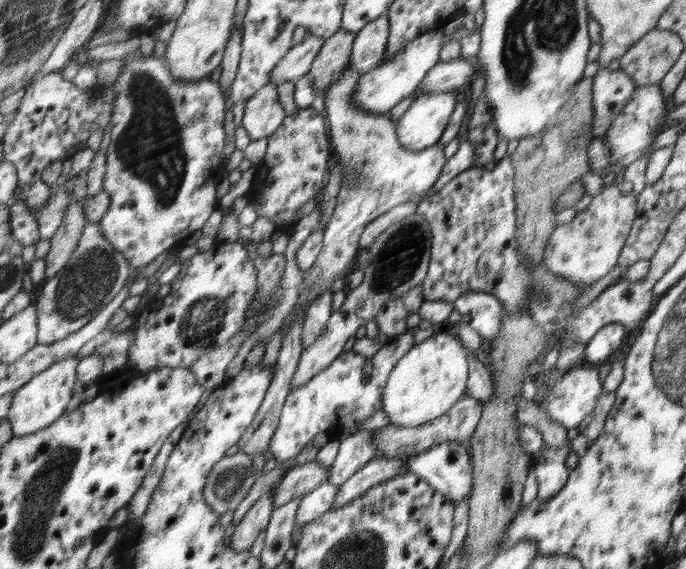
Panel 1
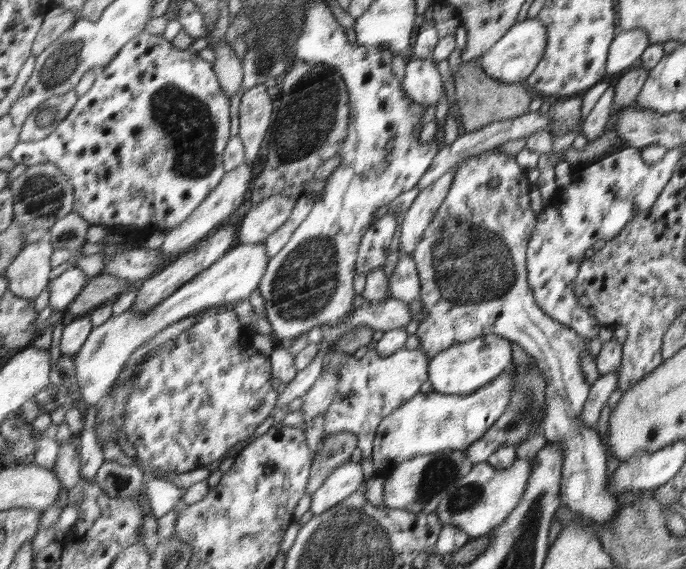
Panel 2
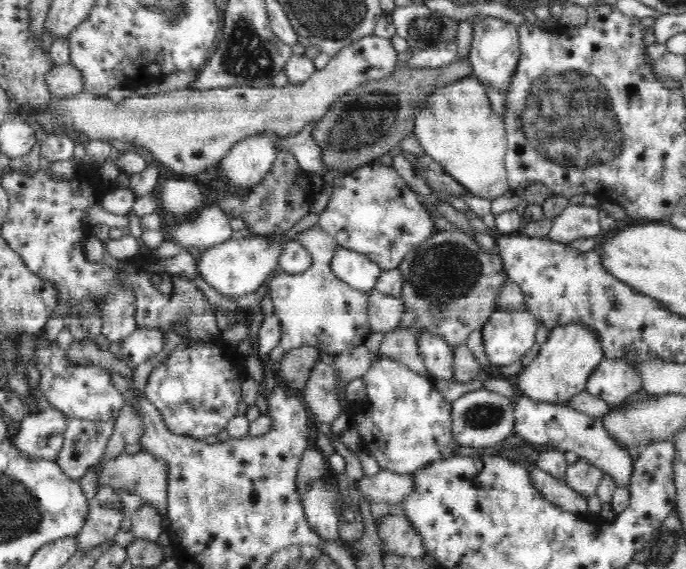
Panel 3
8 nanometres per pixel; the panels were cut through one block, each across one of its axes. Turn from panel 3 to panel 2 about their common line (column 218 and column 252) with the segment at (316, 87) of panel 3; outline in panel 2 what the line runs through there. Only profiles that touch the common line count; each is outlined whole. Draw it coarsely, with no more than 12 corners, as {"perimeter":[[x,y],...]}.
{"perimeter":[[259,84],[243,94],[239,133],[252,164],[272,118],[272,100]]}

